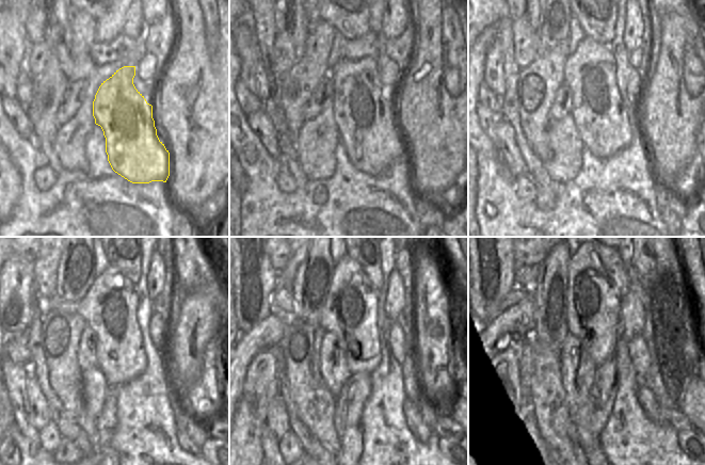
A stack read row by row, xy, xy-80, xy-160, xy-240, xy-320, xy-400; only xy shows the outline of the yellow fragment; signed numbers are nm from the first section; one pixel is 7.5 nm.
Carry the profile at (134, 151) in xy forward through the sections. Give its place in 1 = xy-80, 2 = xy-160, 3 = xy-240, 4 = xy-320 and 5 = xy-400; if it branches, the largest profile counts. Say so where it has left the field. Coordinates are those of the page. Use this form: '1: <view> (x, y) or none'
1: xy-80 (366, 121)
2: xy-160 (602, 119)
3: xy-240 (110, 306)
4: xy-320 (350, 311)
5: xy-400 (593, 302)

